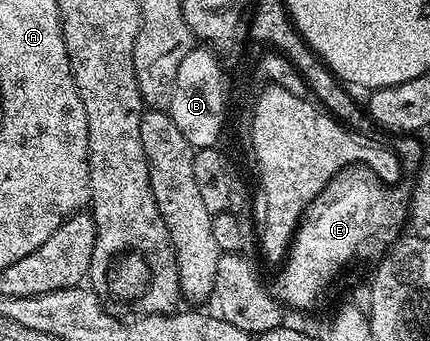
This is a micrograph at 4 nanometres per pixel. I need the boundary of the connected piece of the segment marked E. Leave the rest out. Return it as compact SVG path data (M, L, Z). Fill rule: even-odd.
M360 163L339 170L304 210L285 259L277 269L279 272L272 282L269 281L269 290L276 301L286 306L293 304L296 308L310 307L323 288L349 263L356 260L355 250L361 249L374 232L387 226L393 226L397 230L402 228L402 222L405 223L410 214L413 185L413 181L408 178L395 183L384 182L370 167Z

